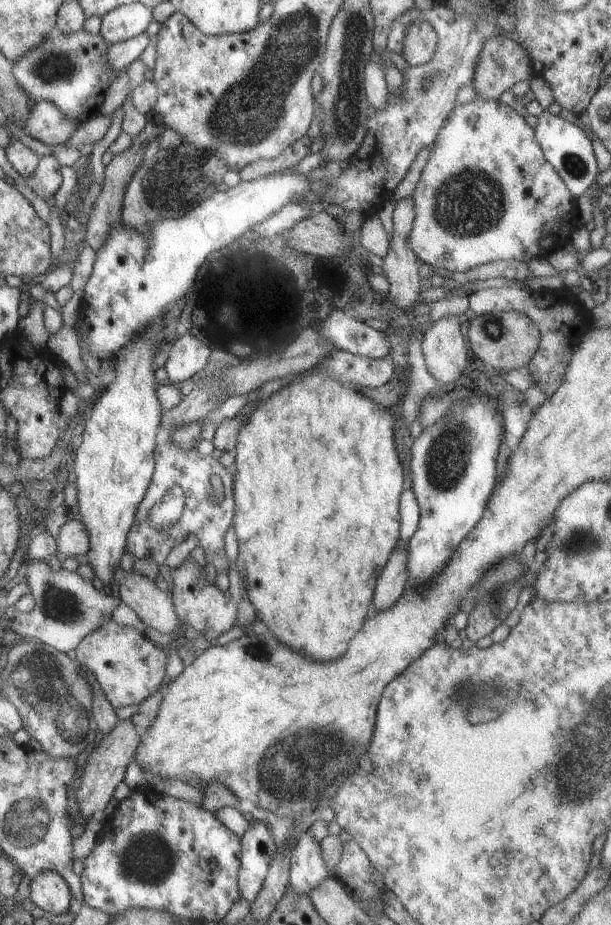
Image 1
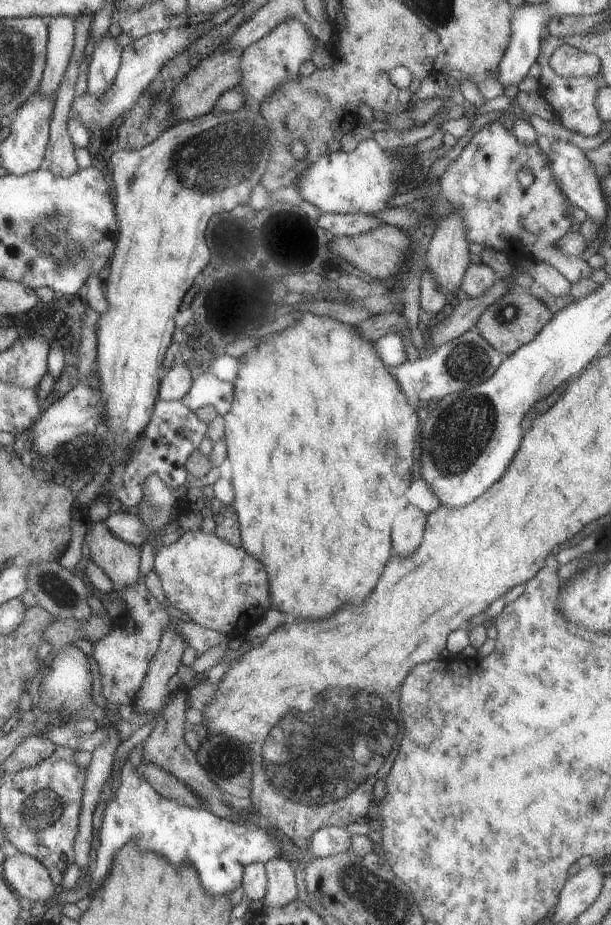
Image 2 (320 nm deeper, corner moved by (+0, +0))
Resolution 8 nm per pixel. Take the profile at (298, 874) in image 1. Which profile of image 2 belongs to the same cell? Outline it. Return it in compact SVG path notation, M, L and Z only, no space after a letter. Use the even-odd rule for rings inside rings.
M321 827L309 837L307 850L311 850L314 858L328 857L336 855L337 853L349 853L350 836L351 834L345 829L345 827Z

